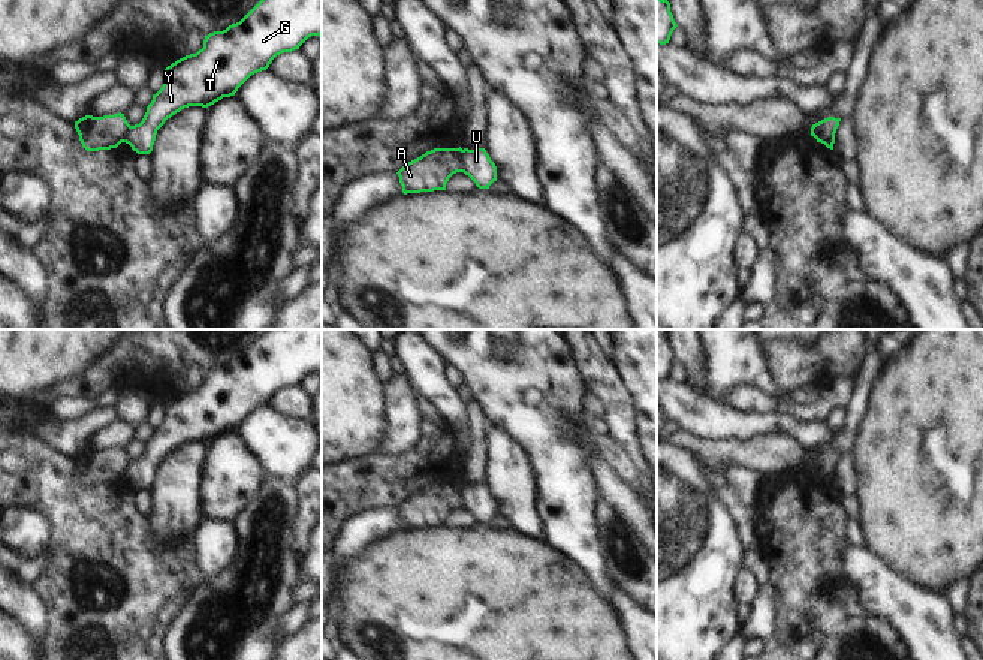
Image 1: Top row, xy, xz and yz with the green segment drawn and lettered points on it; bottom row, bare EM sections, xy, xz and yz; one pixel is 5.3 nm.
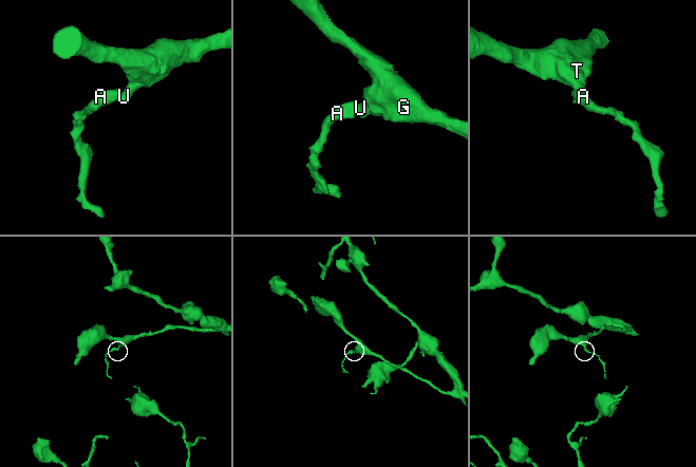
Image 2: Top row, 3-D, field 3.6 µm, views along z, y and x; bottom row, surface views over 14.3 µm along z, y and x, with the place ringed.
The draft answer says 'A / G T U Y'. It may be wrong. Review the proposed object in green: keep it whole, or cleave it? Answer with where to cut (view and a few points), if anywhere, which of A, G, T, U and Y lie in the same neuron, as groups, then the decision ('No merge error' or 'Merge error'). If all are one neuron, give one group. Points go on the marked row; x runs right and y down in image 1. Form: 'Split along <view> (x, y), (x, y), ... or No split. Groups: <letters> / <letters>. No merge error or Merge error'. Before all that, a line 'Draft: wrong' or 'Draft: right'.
Draft: right
Split along xz (463, 150), (461, 171). Groups: A / G T U Y. Merge error

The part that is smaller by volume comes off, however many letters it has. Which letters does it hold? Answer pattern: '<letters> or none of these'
A

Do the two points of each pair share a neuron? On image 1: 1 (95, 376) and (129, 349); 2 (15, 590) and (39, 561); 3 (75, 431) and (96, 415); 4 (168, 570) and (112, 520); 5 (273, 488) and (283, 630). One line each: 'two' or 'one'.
1: one
2: two
3: one
4: one
5: two

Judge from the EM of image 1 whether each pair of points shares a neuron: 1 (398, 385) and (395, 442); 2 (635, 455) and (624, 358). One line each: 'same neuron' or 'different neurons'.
1: same neuron
2: different neurons

